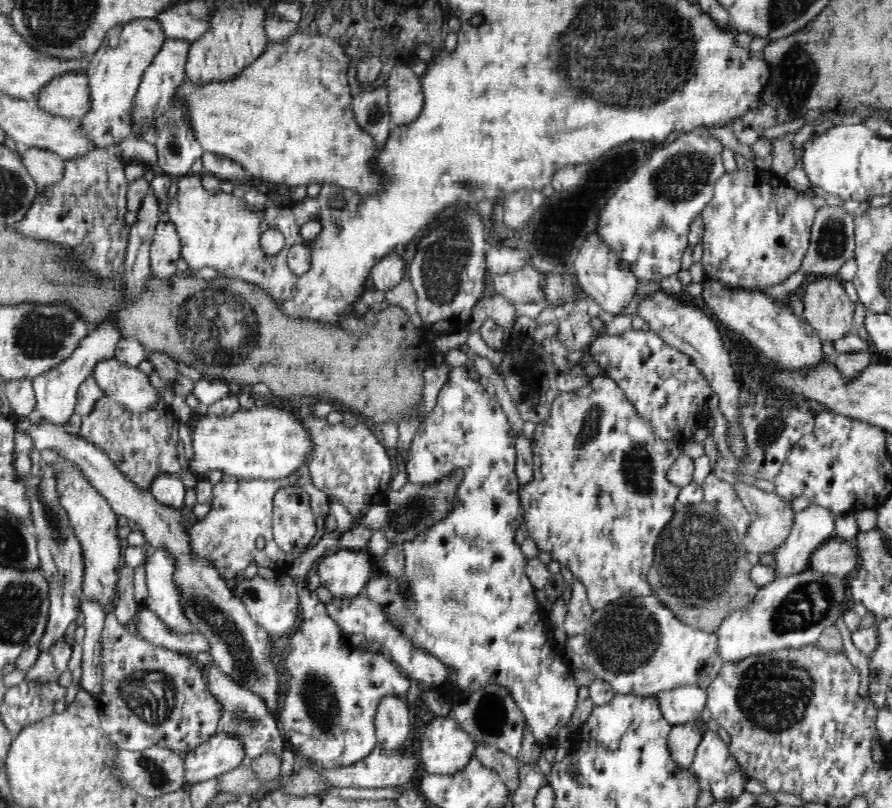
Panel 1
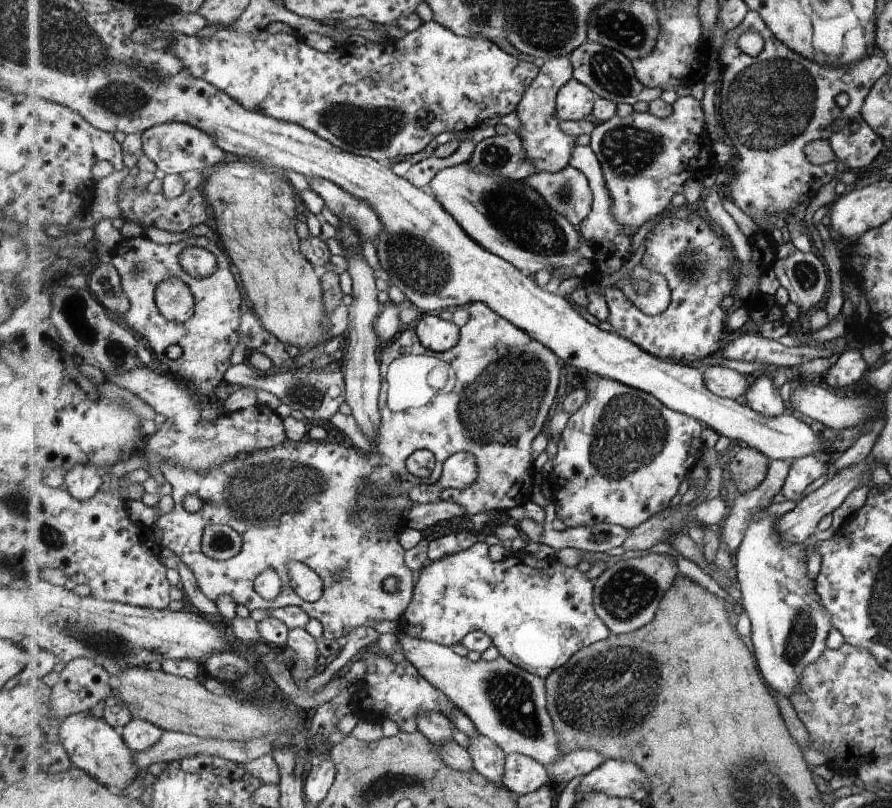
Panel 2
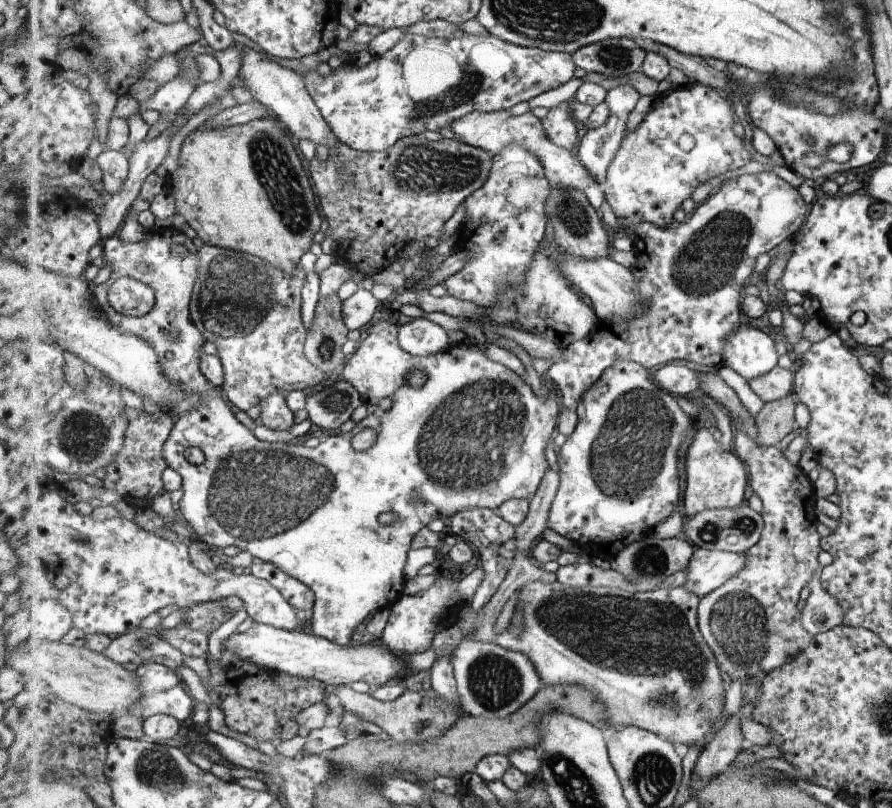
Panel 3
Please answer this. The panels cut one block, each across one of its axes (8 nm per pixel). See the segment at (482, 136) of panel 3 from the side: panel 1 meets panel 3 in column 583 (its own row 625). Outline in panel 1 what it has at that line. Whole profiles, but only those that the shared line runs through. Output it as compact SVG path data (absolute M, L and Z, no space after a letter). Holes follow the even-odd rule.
M158 549L146 560L145 564L149 595L144 602L143 608L150 610L158 620L162 621L162 625L164 625L170 633L188 634L194 631L194 627L183 614L178 589L176 589L176 585L174 585L174 581L172 581L174 561L170 560L170 553L164 553L162 549Z

